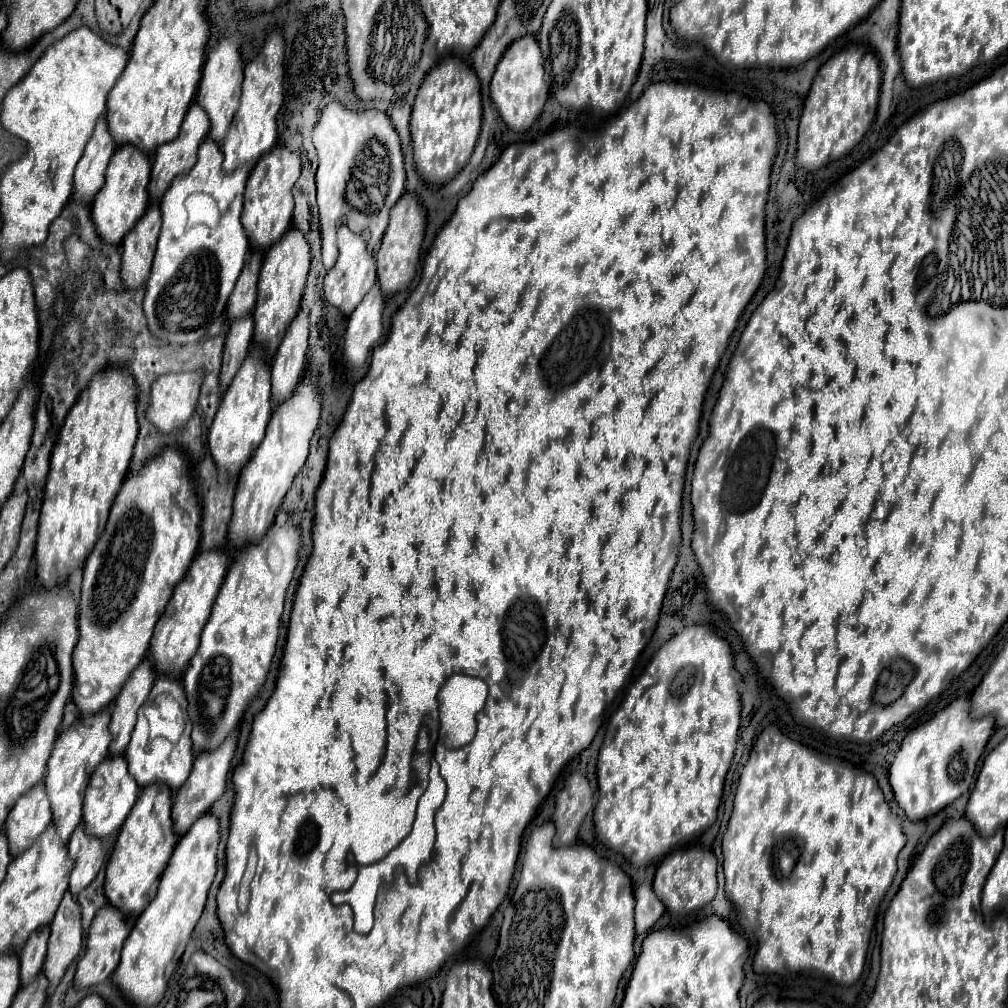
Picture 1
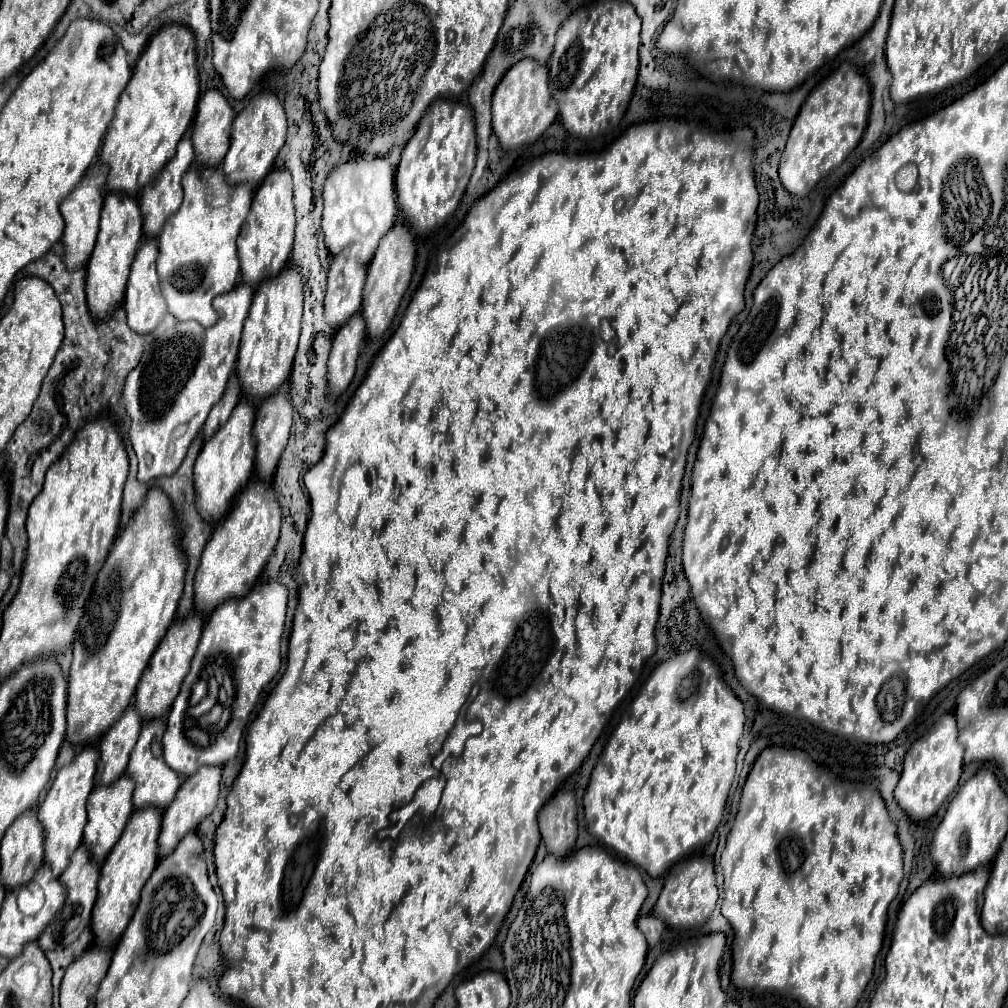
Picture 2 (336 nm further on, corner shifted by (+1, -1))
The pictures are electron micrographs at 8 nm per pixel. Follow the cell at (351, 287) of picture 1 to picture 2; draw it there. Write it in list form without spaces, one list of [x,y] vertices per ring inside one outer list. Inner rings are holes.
[[[332,258],[324,302],[326,322],[338,330],[360,310],[366,268],[356,258]]]

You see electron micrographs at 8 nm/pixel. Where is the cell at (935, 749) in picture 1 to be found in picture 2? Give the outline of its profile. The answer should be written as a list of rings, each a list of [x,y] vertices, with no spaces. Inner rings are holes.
[[[944,714],[906,752],[904,770],[894,790],[894,800],[906,812],[906,816],[910,816],[912,820],[928,820],[938,812],[944,800],[958,786],[958,780],[962,774],[962,756],[964,756],[964,748],[958,742],[958,726],[954,720],[954,714]]]

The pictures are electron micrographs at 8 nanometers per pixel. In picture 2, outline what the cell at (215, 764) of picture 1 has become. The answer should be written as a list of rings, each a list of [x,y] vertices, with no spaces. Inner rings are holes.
[[[202,766],[194,776],[186,778],[180,790],[176,792],[176,798],[170,802],[170,806],[164,810],[162,816],[162,832],[158,838],[158,854],[160,858],[166,858],[186,836],[188,832],[196,830],[198,824],[212,814],[218,802],[218,792],[220,792],[220,778],[222,778],[222,768],[220,766]]]

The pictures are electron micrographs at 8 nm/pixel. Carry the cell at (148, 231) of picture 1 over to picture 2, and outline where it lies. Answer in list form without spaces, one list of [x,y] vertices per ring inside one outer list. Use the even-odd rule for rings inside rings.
[[[156,240],[142,242],[142,246],[134,258],[130,278],[128,278],[124,310],[128,314],[128,326],[138,334],[150,334],[162,322],[162,318],[168,314],[168,306],[160,292],[160,282],[158,282],[158,274],[156,274],[156,258],[158,258],[158,242]]]

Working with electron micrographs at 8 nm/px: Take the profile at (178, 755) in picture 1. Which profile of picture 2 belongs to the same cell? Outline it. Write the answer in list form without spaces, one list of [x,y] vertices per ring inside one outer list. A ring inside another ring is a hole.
[[[164,718],[152,720],[150,724],[144,724],[142,732],[140,732],[140,738],[138,738],[138,742],[136,742],[136,746],[130,754],[126,774],[136,782],[136,788],[134,788],[134,808],[136,810],[140,810],[140,808],[164,810],[170,804],[170,800],[174,800],[174,796],[180,788],[180,776],[172,768],[168,768],[164,758],[162,758],[164,730],[166,730],[166,720]]]

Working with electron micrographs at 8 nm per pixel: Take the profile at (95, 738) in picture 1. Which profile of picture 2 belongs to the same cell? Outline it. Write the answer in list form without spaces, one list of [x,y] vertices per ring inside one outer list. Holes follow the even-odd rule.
[[[82,750],[68,766],[60,768],[56,774],[44,802],[38,810],[38,820],[44,828],[44,862],[52,868],[58,878],[70,864],[70,856],[82,842],[82,832],[86,826],[86,800],[94,788],[94,774],[98,766],[98,750]]]

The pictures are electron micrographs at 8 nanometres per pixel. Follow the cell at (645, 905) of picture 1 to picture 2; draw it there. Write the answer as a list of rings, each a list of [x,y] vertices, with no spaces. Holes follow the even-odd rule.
[[[652,914],[640,916],[640,918],[638,918],[638,928],[640,928],[640,932],[646,936],[650,948],[654,948],[656,944],[660,944],[660,938],[662,938],[662,932],[664,932],[664,922],[662,922],[662,920],[658,920],[658,918],[652,916]]]

